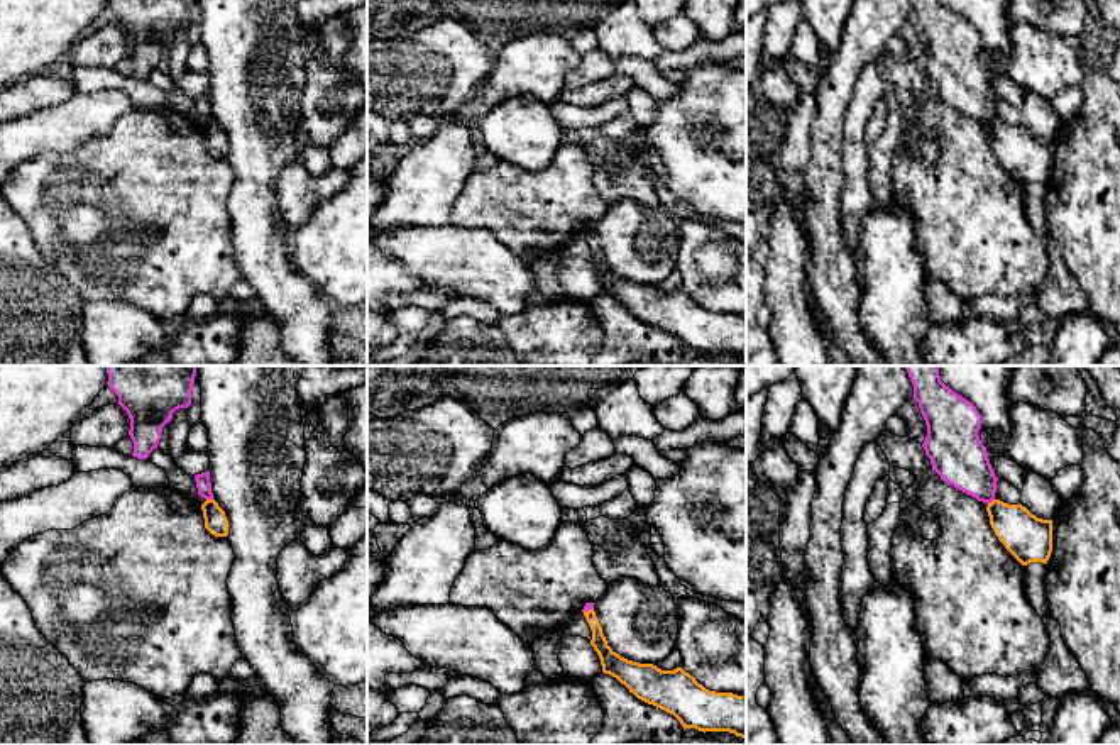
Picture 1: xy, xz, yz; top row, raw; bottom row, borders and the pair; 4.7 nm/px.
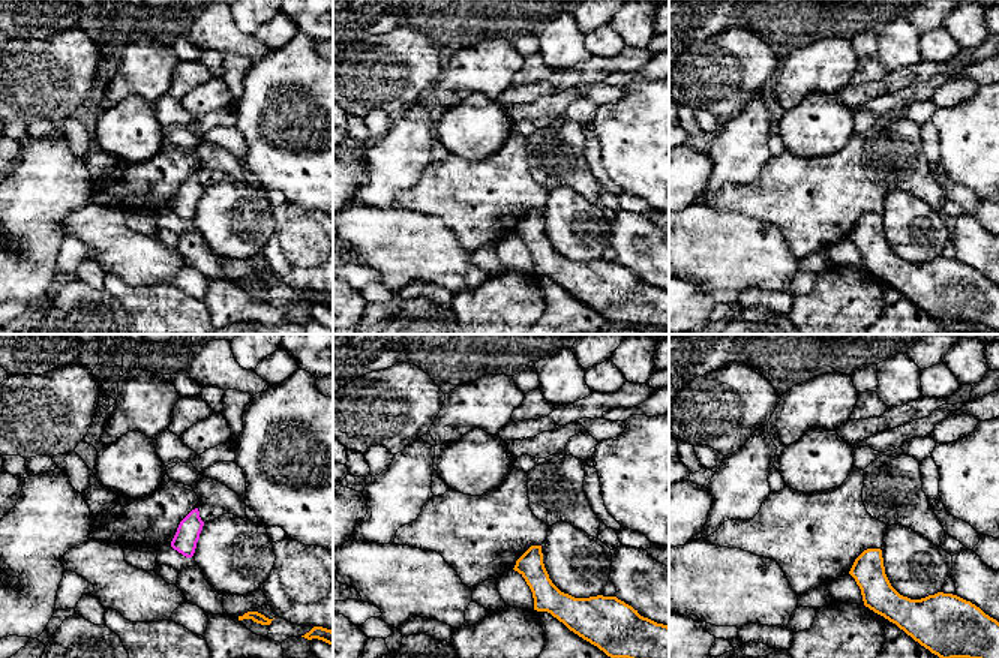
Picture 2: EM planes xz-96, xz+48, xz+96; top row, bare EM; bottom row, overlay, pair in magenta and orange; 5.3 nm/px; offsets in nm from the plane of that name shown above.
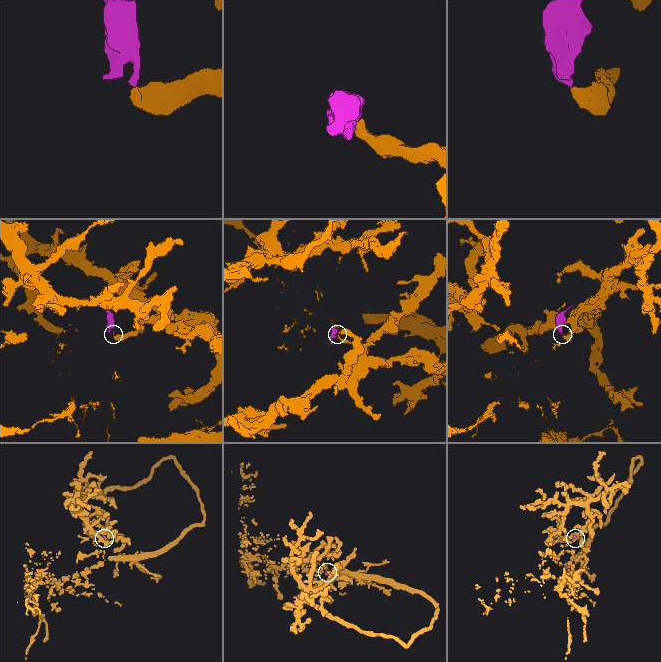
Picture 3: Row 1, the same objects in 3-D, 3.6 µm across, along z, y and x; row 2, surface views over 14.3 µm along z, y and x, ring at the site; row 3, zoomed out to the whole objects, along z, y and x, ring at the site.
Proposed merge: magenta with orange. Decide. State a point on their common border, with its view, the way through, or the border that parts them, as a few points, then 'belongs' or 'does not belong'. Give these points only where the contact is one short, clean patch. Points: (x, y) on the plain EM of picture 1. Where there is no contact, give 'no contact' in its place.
yz (990, 122) | along yz (993, 119), (987, 124) | does not belong

